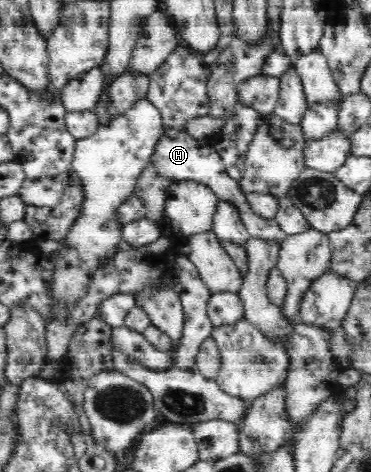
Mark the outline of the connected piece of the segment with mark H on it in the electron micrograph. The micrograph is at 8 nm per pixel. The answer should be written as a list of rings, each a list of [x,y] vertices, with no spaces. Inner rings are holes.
[[[165,128],[165,136],[161,138],[161,142],[155,148],[155,154],[151,156],[151,165],[153,168],[158,168],[164,175],[179,181],[193,181],[208,186],[221,203],[227,203],[237,211],[251,237],[280,240],[280,242],[287,238],[275,220],[262,218],[251,209],[251,206],[246,202],[241,185],[228,175],[212,144],[203,144],[201,141],[191,138],[187,132],[181,133]]]

